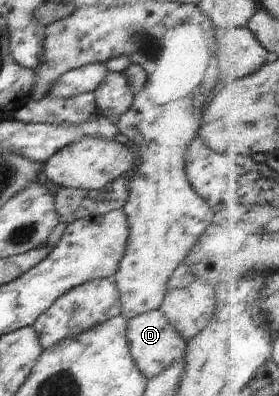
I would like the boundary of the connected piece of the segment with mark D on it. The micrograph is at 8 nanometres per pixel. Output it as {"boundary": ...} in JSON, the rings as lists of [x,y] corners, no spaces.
{"boundary":[[[160,309],[150,310],[129,319],[126,335],[134,363],[148,380],[185,357],[186,340],[170,325],[168,318]]]}

